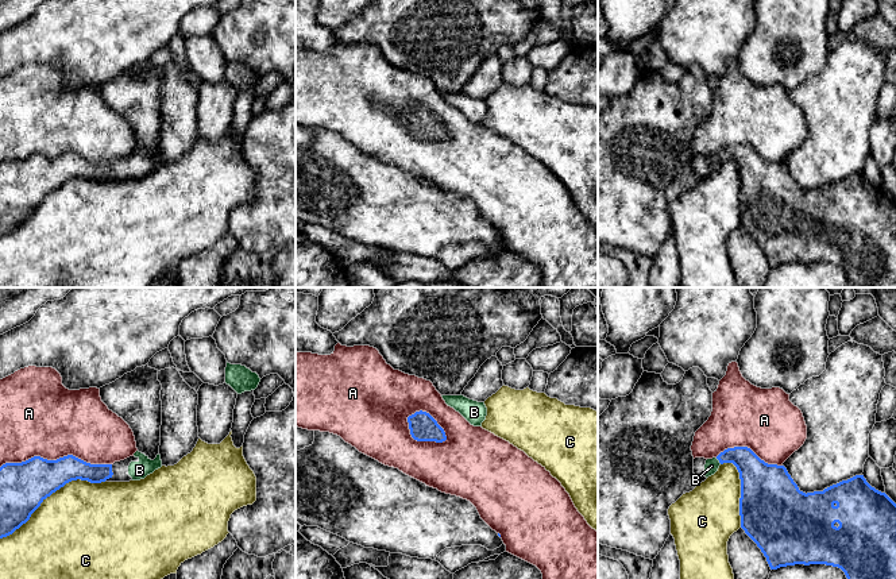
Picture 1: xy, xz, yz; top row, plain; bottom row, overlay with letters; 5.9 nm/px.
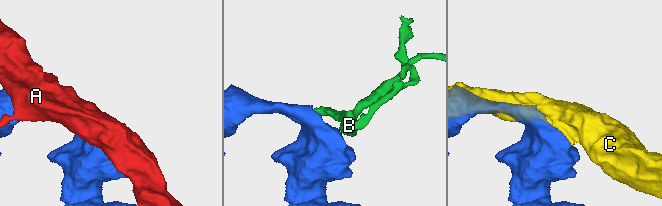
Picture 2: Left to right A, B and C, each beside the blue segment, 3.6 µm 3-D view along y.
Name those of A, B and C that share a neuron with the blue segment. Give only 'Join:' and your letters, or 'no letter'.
Join: B

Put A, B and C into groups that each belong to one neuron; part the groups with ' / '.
A / B / C

